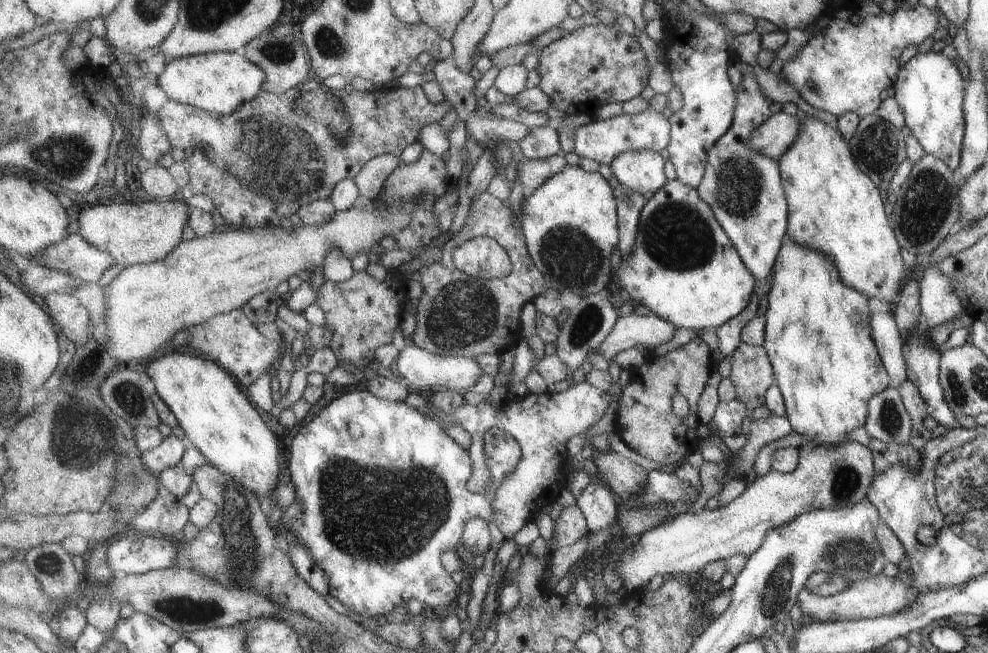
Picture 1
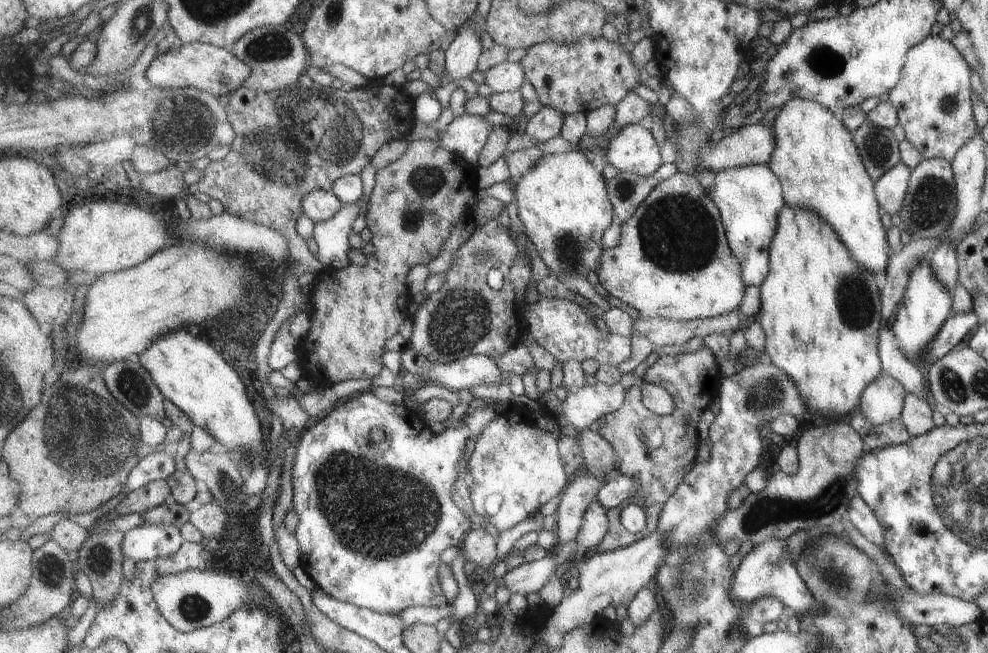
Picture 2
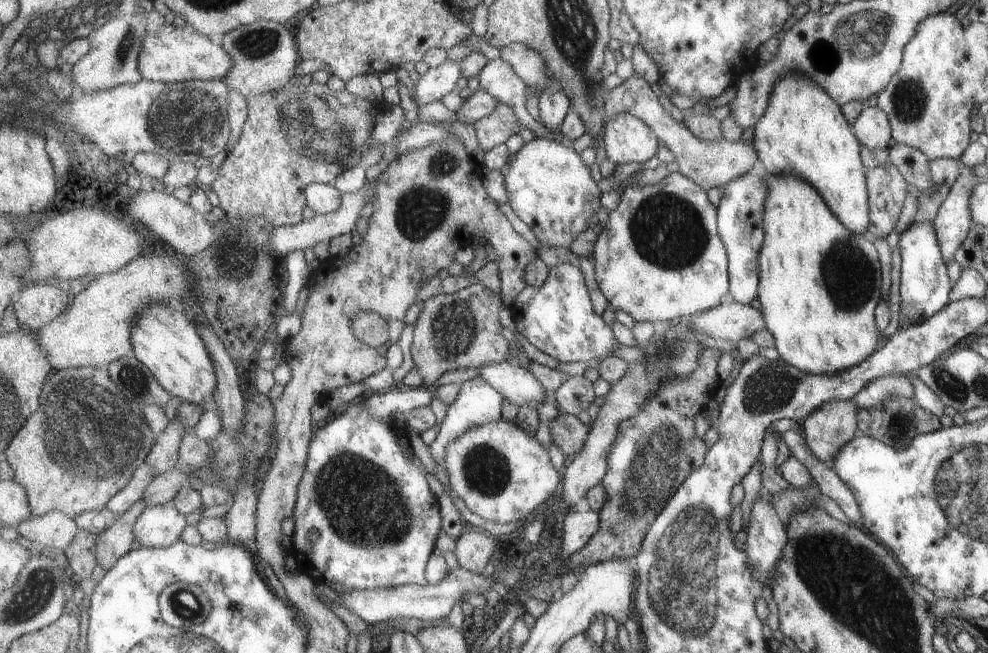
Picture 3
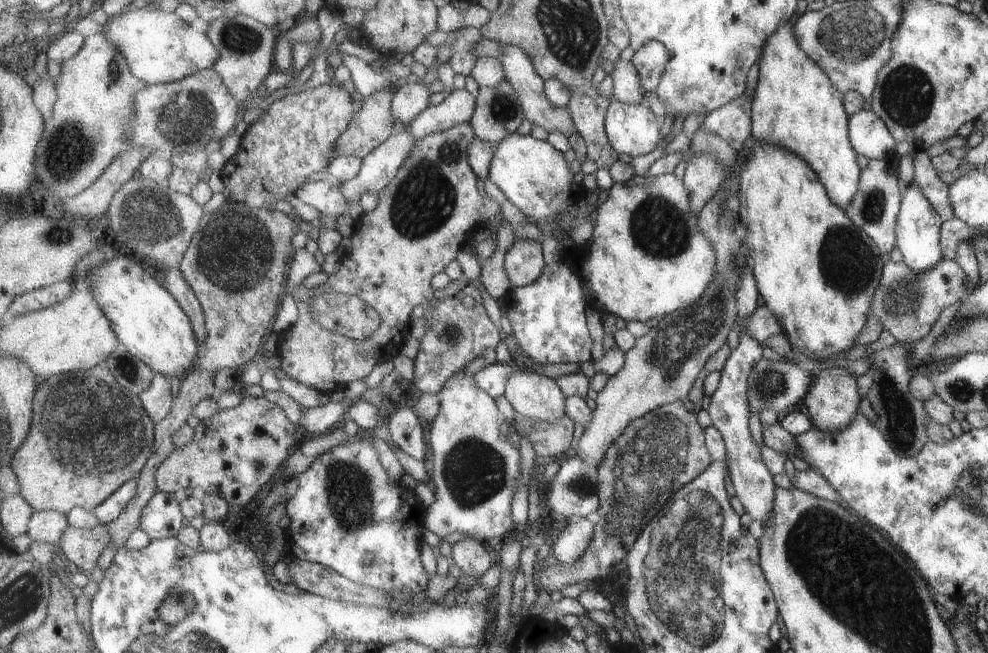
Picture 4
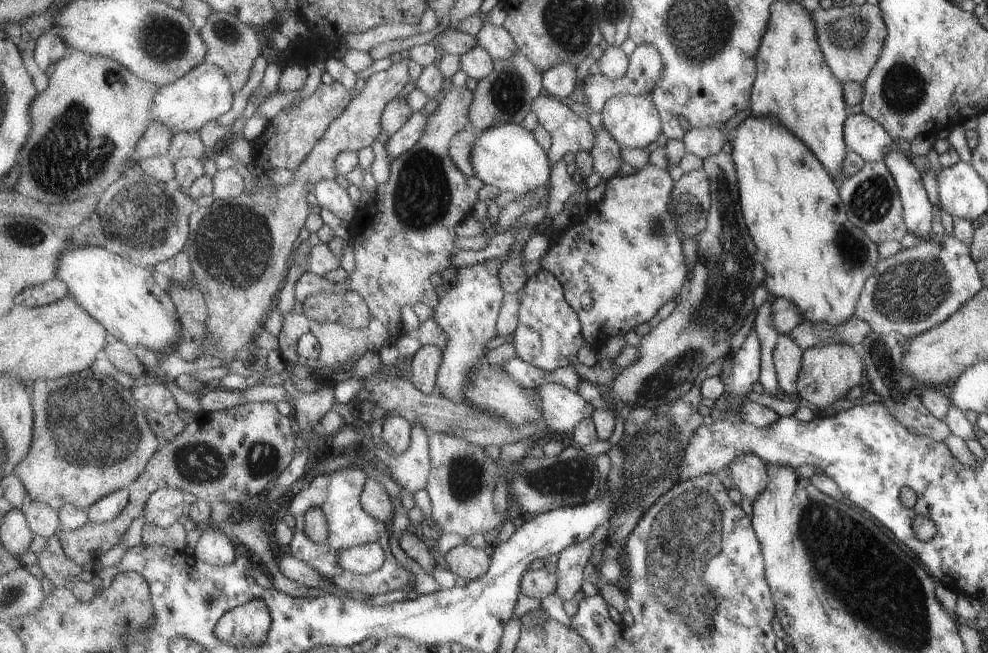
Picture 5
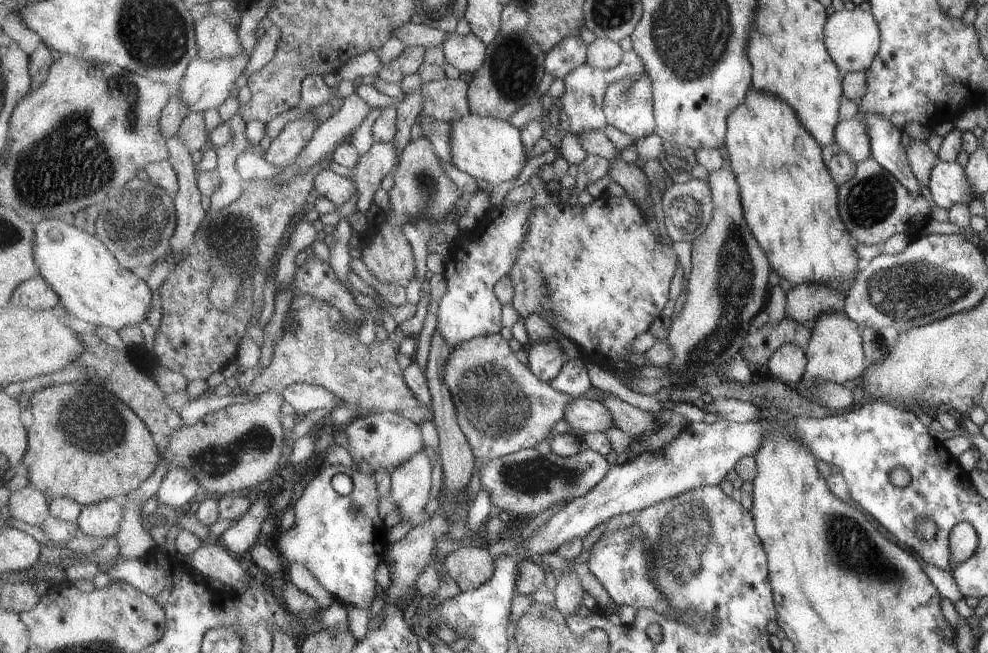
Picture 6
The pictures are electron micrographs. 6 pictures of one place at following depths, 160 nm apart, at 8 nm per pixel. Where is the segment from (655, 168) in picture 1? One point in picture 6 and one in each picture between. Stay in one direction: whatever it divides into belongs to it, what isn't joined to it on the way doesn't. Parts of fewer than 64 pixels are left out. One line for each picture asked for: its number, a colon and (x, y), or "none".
2: (635, 150)
3: (627, 138)
4: (633, 129)
5: (635, 121)
6: (629, 104)

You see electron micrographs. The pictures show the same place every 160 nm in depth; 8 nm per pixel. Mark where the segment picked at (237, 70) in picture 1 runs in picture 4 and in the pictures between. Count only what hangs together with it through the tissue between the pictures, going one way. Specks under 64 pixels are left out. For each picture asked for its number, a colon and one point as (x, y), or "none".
2: (216, 70)
3: (170, 55)
4: (160, 47)

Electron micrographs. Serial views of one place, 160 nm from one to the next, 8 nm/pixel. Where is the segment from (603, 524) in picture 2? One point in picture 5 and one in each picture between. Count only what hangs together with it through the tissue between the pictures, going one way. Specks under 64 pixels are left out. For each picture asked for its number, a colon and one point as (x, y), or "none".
3: (580, 525)
4: (571, 545)
5: (571, 563)

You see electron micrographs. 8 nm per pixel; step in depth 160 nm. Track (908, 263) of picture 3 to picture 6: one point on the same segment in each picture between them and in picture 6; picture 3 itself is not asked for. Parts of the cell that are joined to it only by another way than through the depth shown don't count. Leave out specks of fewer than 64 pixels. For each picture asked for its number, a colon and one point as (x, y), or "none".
4: (917, 226)
5: (917, 210)
6: (885, 144)

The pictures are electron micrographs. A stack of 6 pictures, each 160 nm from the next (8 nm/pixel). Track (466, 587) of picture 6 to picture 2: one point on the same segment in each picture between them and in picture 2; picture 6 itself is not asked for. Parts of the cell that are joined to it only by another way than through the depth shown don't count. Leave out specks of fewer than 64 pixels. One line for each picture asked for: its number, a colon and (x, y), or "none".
2: (479, 547)
3: (473, 551)
4: (469, 554)
5: (468, 562)

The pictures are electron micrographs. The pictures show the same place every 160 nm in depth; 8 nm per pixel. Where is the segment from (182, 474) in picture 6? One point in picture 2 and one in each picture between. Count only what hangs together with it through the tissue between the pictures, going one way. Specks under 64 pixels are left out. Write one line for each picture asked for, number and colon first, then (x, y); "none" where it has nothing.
2: (151, 541)
3: (161, 526)
4: (163, 517)
5: (164, 507)

